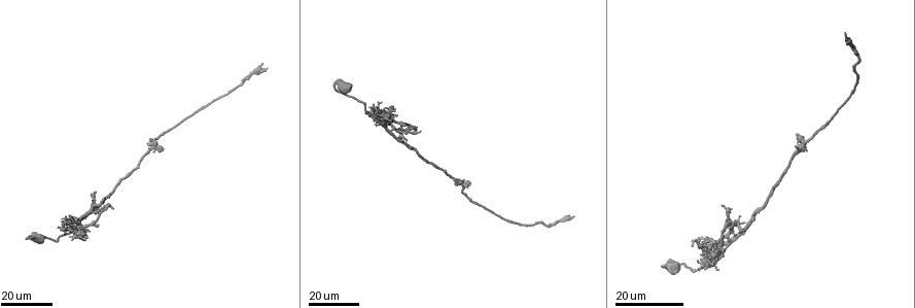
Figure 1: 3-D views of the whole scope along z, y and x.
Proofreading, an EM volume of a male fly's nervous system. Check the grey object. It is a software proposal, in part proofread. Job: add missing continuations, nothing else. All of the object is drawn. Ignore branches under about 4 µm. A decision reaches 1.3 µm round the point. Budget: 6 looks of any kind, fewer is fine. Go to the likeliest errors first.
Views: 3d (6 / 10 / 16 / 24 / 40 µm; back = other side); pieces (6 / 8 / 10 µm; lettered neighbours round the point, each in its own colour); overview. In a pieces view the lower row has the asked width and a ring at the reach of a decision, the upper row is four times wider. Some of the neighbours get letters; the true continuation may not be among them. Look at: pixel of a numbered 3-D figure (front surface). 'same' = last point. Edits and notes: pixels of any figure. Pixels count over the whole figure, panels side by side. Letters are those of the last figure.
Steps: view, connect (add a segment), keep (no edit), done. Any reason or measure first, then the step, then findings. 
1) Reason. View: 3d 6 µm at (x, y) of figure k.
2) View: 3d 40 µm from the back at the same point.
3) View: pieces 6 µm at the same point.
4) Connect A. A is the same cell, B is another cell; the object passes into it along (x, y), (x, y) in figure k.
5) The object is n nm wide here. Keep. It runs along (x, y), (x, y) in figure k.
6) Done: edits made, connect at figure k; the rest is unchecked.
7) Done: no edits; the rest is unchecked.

Long arm stops here. View: 3d 16 µm at (574, 217) of figure 1.

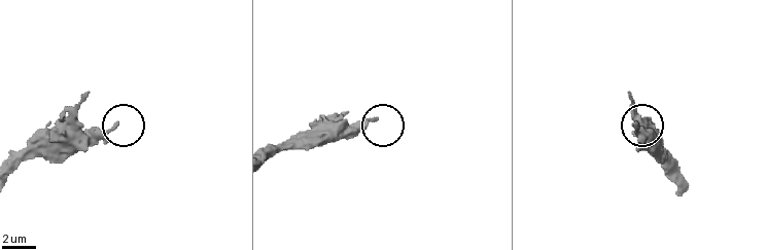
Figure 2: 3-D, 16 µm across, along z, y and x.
View: pieces 6 µm at (376, 121) of figure 2.

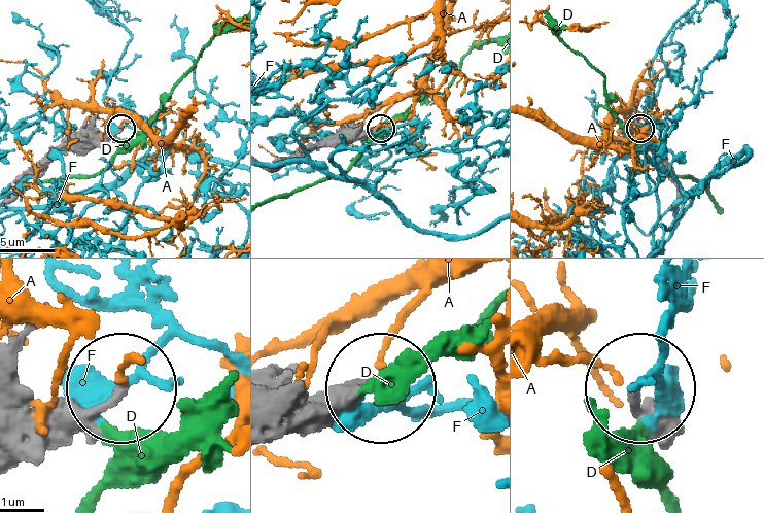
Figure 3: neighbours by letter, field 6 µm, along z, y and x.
Keep. A, D and F are other cells; it runs along (669, 442), (636, 395) in figure 3; no lettered segment goes on from it.

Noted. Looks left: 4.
Branch stops here. View: 3d 16 µm at (378, 126) of figure 1.

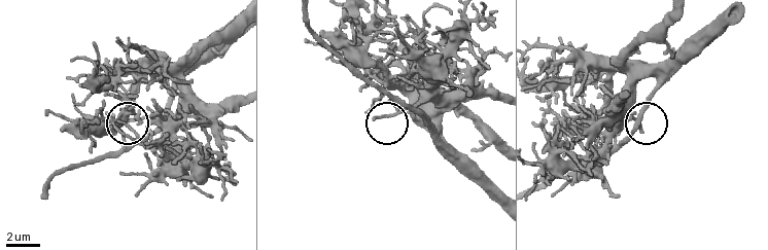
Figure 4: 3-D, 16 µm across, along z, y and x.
View: pieces 6 µm at (639, 131) of figure 4.

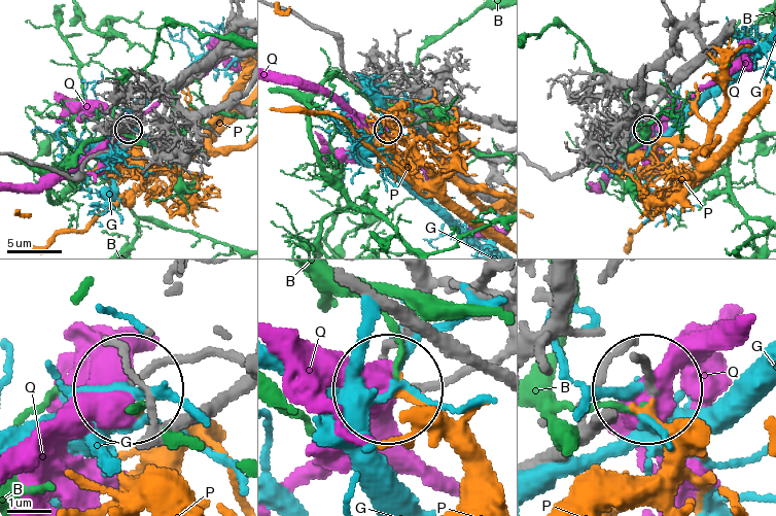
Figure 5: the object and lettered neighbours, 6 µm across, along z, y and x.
Keep. B, G, P and Q are other cells; none of them fits.

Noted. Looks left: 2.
An open end. View: 3d 16 µm at (151, 150) of figure 1.

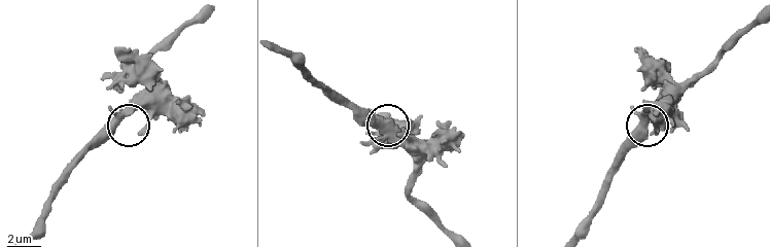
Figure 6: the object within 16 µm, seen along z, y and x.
View: pieces 10 µm at (403, 130) of figure 6.

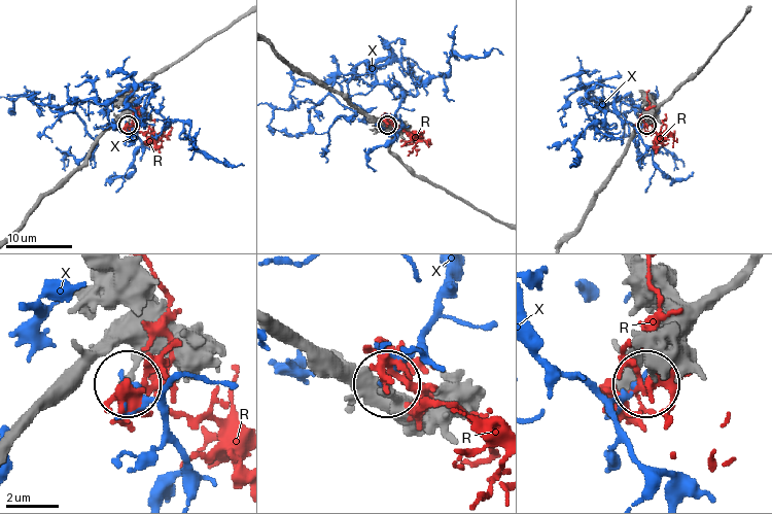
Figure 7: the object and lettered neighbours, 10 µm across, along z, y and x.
The object is 260 nm wide here. Keep. R and X are other cells; none of them fits.

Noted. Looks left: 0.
Done: no edits; the rest is unchecked.

